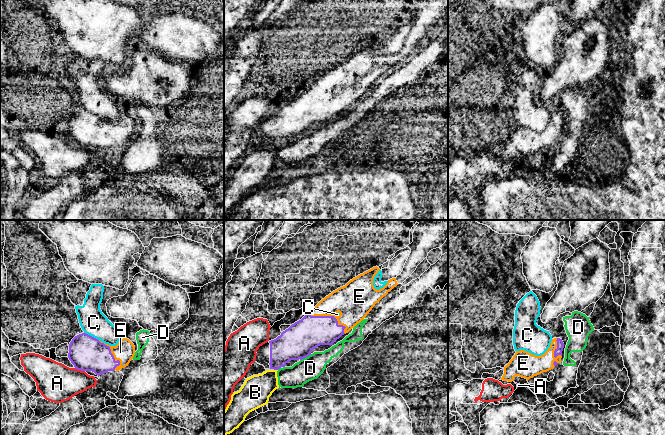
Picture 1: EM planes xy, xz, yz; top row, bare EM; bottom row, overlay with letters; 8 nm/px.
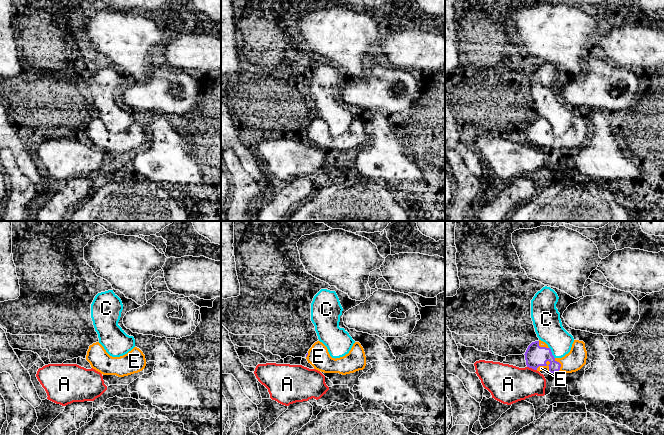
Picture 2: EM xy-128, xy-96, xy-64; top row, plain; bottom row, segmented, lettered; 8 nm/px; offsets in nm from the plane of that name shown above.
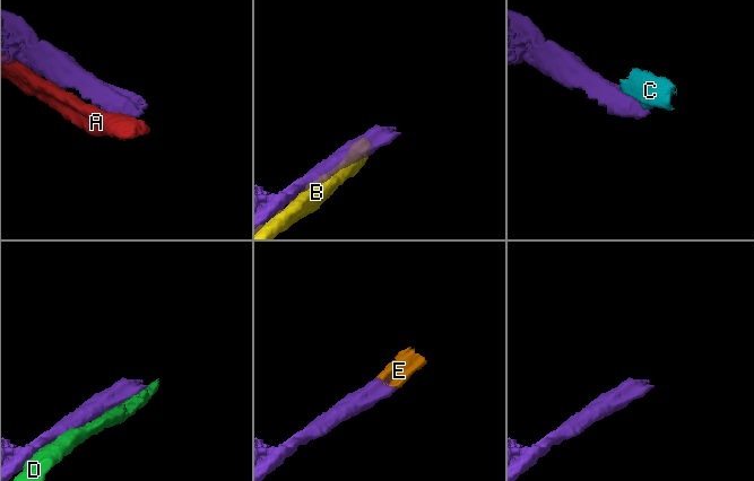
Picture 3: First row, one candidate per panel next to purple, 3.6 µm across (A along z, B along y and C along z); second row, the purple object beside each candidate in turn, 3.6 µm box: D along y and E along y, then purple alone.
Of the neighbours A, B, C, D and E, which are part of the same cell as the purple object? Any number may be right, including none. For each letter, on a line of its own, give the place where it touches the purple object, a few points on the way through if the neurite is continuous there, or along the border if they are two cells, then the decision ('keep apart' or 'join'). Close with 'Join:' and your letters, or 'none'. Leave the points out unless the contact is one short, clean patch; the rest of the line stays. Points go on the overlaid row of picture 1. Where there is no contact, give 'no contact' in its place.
A: contact xy (79, 369); keep apart
B: contact xz (276, 369); keep apart
C: contact xy (91, 336); border xy (84, 332), (98, 340); keep apart
D: contact xz (305, 357); keep apart
E: contact xz (331, 316); way xz (310, 332), (331, 316), (344, 300), (355, 300); join
Join: E

